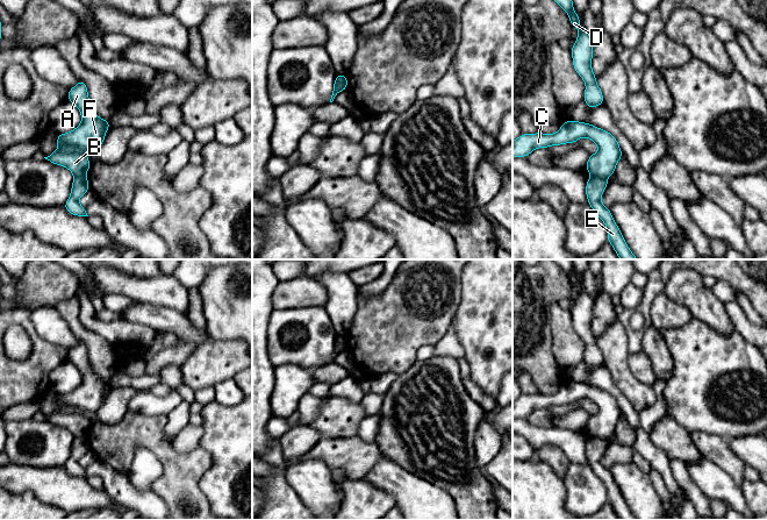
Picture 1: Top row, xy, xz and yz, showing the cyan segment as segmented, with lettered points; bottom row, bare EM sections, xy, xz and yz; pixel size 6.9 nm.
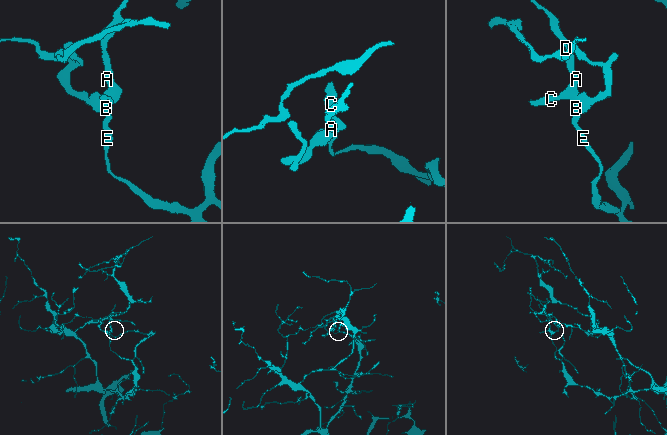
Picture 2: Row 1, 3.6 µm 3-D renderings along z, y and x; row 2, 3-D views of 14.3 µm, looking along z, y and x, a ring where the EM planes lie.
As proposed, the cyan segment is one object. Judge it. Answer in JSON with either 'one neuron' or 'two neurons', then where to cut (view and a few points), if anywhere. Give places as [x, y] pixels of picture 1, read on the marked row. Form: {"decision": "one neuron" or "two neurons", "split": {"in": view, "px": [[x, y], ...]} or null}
{"decision": "two neurons", "split": {"in": "yz", "px": [[592, 173], [606, 179]]}}

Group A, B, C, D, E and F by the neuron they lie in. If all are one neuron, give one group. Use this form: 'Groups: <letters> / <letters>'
Groups: A B C D F / E

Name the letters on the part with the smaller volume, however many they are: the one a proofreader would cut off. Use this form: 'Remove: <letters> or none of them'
Remove: A, B, C, D, F

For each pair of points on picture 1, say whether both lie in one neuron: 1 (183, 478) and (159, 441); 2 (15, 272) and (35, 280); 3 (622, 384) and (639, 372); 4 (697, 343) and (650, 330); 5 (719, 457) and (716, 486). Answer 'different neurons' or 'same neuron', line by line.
1: same neuron
2: different neurons
3: different neurons
4: different neurons
5: different neurons

